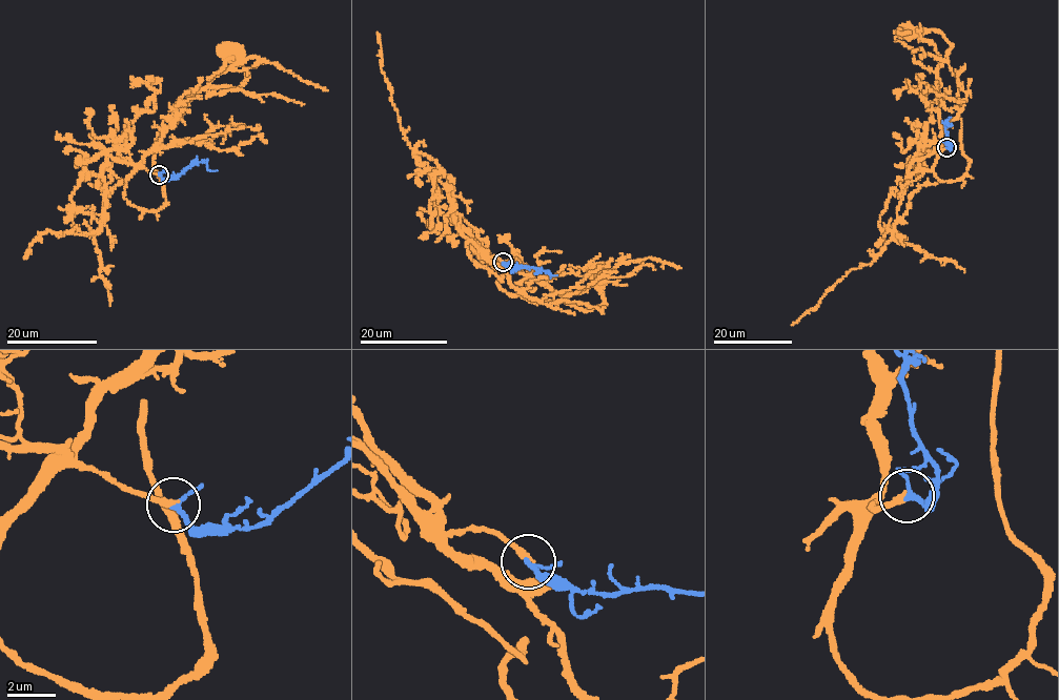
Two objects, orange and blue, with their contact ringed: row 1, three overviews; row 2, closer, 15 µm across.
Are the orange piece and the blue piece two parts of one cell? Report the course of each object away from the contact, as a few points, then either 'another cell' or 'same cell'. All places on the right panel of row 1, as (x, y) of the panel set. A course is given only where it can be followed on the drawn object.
orange runs (945, 147), (940, 149), (936, 71), (940, 57), (932, 42), (909, 32); blue runs (945, 147), (949, 148), (951, 143), (945, 122), (950, 126), (952, 123); same cell

